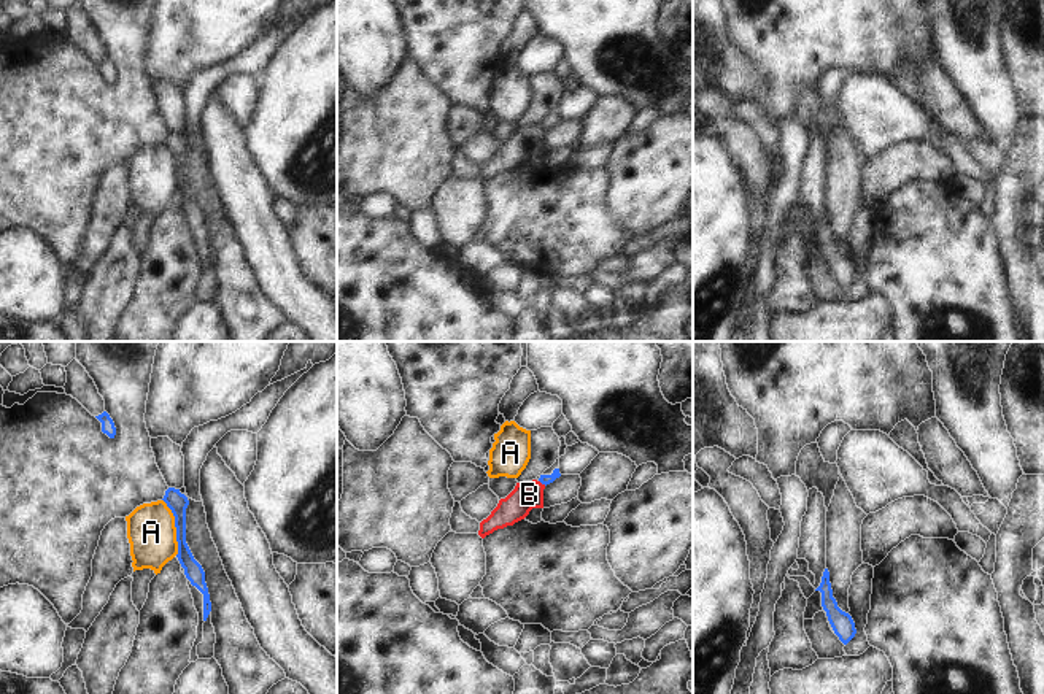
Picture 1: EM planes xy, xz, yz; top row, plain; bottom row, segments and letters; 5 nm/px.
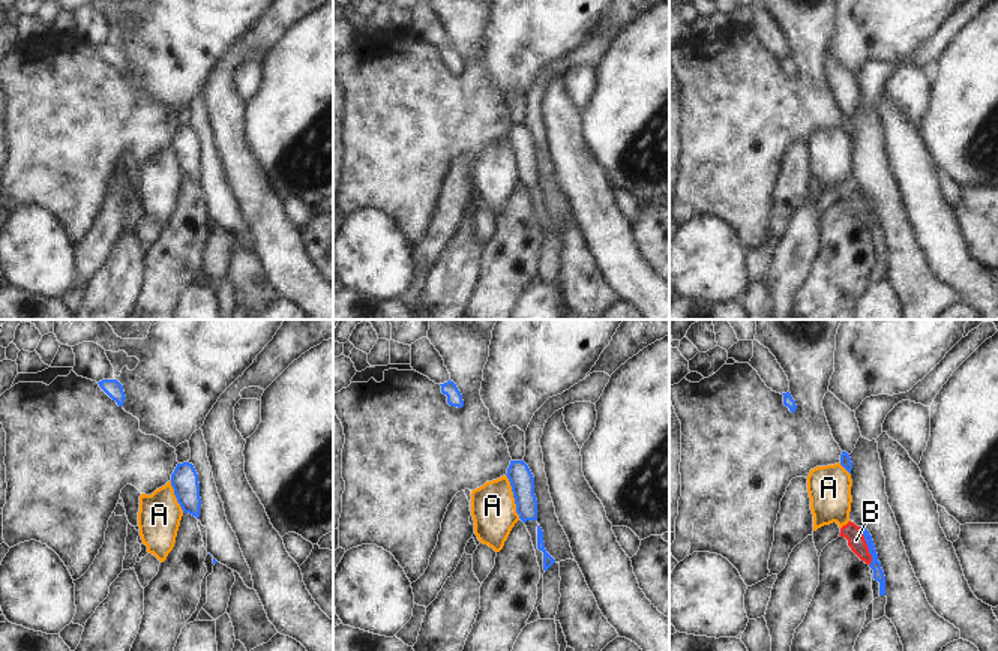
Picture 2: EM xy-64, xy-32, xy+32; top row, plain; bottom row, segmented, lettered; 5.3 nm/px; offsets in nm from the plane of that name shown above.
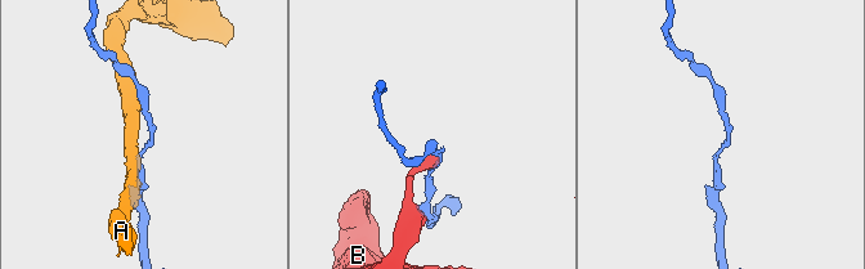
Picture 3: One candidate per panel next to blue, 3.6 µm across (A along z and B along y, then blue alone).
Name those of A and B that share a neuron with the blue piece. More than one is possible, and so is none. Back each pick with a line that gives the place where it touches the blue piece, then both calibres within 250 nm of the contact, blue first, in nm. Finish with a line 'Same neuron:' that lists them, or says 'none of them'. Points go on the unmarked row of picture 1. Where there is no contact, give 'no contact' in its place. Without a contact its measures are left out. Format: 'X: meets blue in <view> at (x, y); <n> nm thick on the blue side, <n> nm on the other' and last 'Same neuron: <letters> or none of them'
Same neuron: none of them

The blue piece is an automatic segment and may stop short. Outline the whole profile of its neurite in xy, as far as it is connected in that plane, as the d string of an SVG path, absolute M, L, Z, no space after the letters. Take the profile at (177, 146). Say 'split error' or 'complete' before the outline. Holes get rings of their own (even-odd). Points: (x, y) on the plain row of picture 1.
complete | M168 132L162 143L167 151L172 154L175 160L175 172L176 172L176 186L178 186L178 205L184 213L186 222L191 226L203 238L203 265L207 265L211 256L211 246L208 232L205 227L205 216L202 210L194 203L188 187L186 187L186 152L189 145L180 133Z

